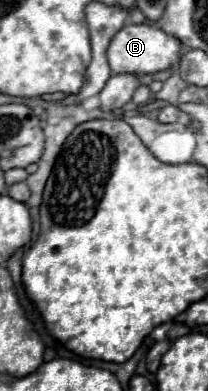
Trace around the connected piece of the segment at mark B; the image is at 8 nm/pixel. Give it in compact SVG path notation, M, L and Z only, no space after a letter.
M128 23L122 27L108 47L108 63L112 73L156 73L164 71L180 61L180 41L172 35L166 35L154 25L134 25Z

